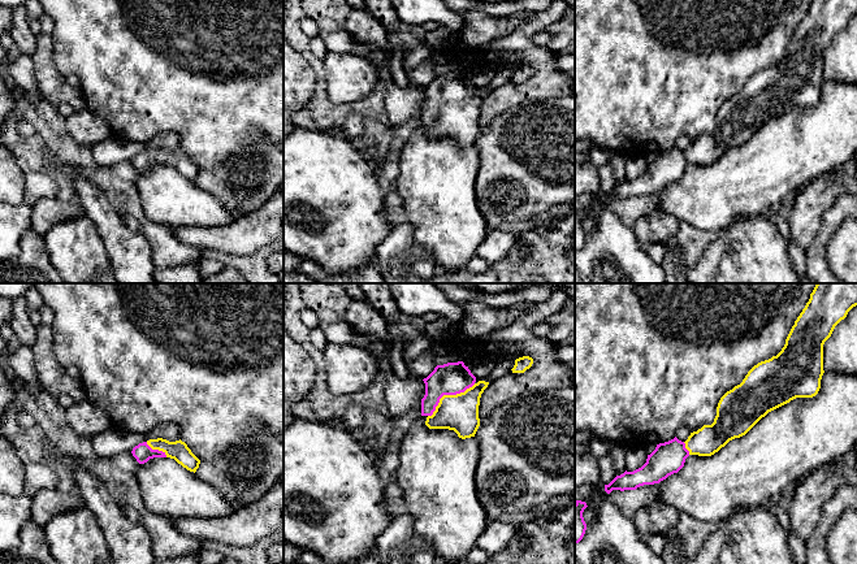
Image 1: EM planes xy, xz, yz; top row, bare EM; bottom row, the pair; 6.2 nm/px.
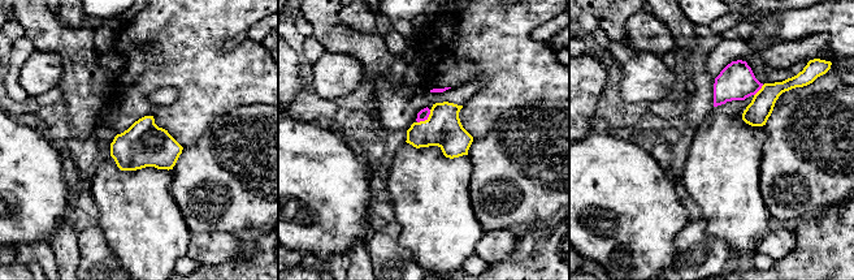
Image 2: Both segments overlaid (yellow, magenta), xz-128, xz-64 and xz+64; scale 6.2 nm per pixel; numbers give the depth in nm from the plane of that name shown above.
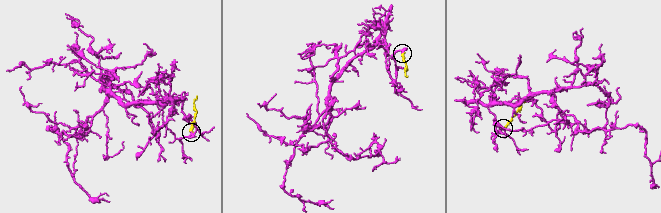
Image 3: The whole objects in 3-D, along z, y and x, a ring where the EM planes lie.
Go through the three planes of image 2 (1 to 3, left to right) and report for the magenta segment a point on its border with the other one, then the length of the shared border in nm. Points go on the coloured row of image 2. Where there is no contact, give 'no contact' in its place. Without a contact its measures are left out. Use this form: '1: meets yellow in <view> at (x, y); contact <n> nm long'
1: no contact
2: meets yellow in xz-64 at (425, 120); contact 120 nm long
3: meets yellow in xz+64 at (759, 90); contact 90 nm long

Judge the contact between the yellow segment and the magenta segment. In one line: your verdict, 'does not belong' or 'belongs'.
belongs

